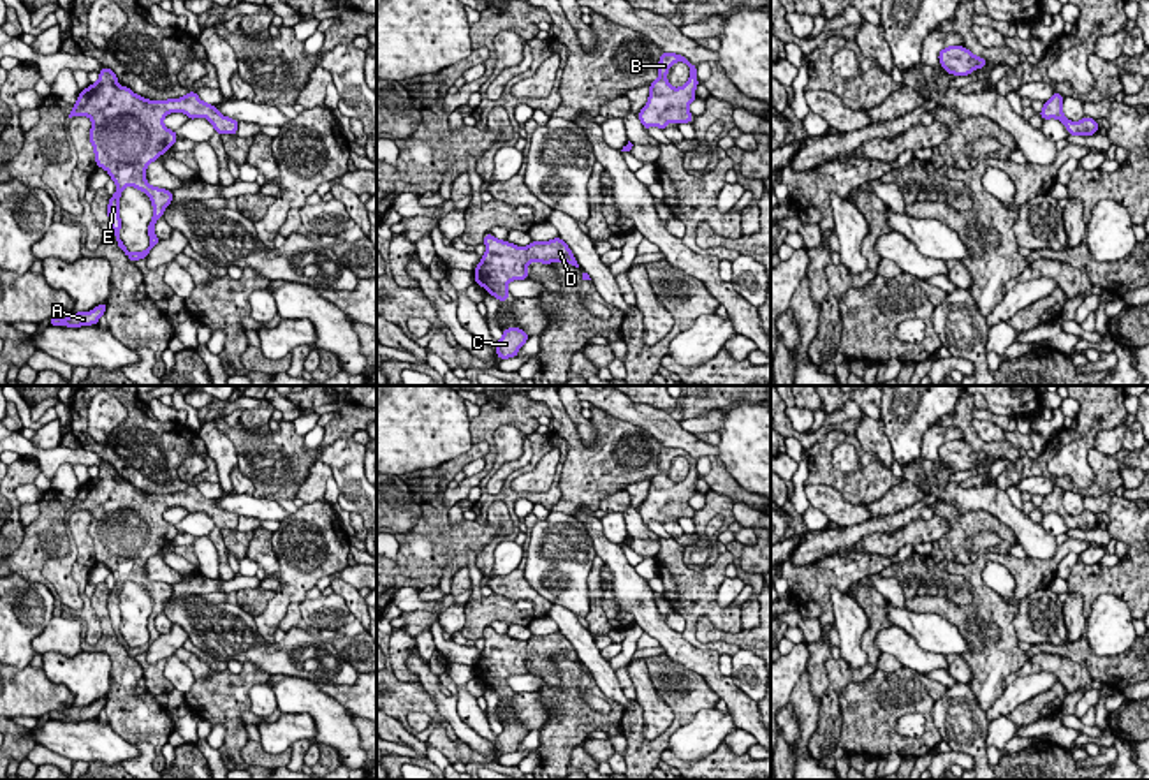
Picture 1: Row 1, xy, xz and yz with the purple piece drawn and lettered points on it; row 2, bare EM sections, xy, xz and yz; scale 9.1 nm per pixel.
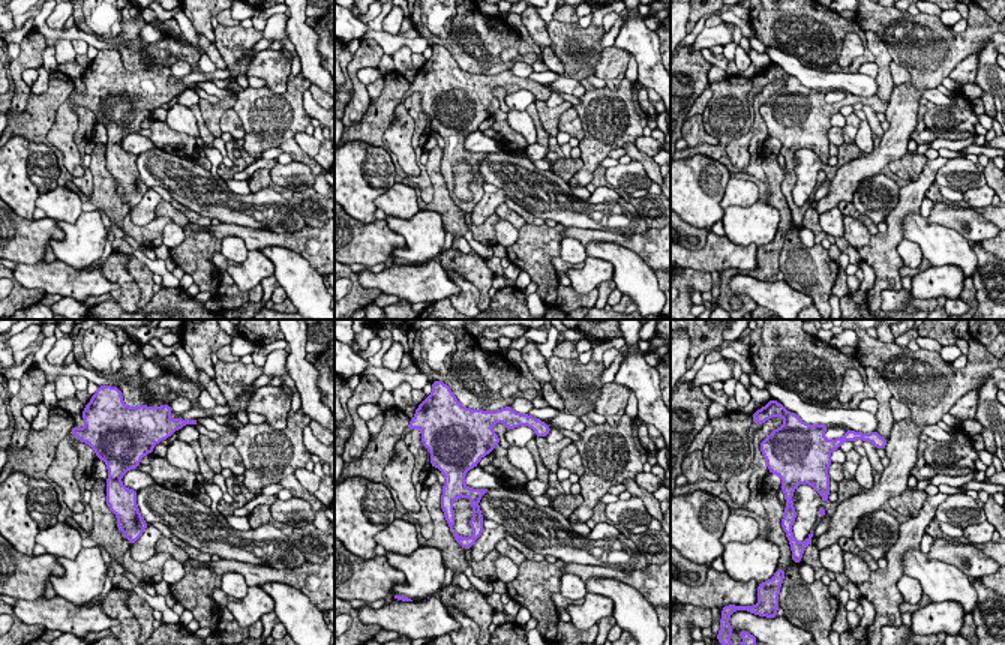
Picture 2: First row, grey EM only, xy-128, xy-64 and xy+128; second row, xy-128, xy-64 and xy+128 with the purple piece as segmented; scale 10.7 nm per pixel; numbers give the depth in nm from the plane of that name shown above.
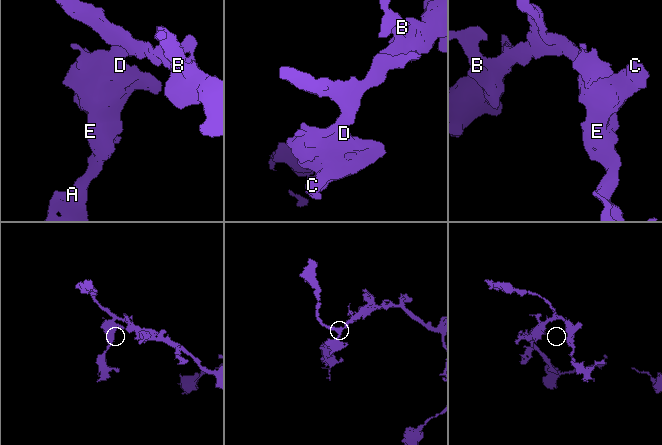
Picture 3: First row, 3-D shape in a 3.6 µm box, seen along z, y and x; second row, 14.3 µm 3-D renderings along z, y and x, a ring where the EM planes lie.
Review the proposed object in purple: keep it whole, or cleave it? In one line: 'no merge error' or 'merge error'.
no merge error

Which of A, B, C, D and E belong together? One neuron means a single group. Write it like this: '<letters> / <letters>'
A B C D E

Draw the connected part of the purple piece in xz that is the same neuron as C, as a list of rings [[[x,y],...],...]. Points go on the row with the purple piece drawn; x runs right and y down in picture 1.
[[[521,327],[503,329],[503,336],[496,340],[498,359],[517,357],[519,349],[528,342],[530,335]]]

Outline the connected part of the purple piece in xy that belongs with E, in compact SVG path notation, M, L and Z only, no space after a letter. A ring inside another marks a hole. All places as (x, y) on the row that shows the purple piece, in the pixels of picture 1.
M102 65L99 81L81 90L69 118L88 116L91 120L88 139L93 144L95 164L106 169L116 185L107 204L109 224L118 247L135 264L158 245L155 224L172 202L171 190L151 187L146 180L146 167L178 141L178 134L164 125L164 118L174 111L185 113L188 120L206 118L220 136L236 136L239 121L223 116L216 106L206 104L192 90L179 99L150 100L116 81L118 76ZM125 187L144 192L153 206L148 224L150 247L135 254L128 252L120 239L121 217L118 210Z

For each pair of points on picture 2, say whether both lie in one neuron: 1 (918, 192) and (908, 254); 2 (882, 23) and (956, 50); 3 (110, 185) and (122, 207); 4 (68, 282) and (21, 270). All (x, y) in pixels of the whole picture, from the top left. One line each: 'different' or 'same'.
1: different
2: same
3: same
4: same

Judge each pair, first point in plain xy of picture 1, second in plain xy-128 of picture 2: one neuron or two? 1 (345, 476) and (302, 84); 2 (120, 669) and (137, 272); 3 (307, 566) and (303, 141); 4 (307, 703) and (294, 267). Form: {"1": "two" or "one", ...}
{"1": "two", "2": "one", "3": "two", "4": "one"}

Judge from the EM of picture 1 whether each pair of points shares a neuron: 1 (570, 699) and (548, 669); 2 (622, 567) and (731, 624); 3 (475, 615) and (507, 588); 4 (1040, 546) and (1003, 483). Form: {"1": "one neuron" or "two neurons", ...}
{"1": "one neuron", "2": "two neurons", "3": "two neurons", "4": "two neurons"}

